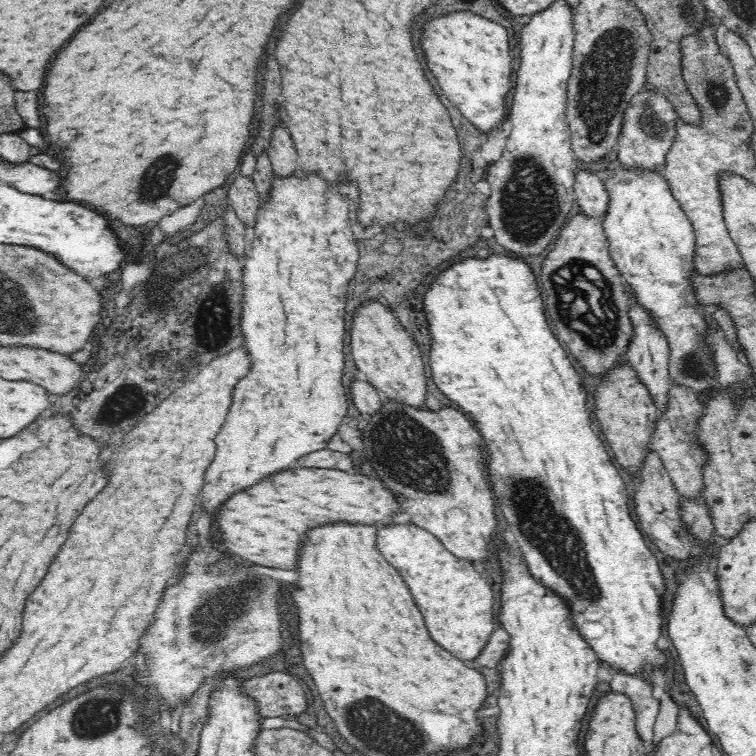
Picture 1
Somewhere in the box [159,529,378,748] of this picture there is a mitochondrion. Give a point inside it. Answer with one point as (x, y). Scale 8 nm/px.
(212, 617)

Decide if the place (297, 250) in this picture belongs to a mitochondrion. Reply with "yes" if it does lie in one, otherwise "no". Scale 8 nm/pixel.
no

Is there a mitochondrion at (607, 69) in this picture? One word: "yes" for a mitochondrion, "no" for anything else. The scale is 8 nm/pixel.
yes

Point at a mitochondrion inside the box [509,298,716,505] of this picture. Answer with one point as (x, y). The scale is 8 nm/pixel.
(694, 365)

